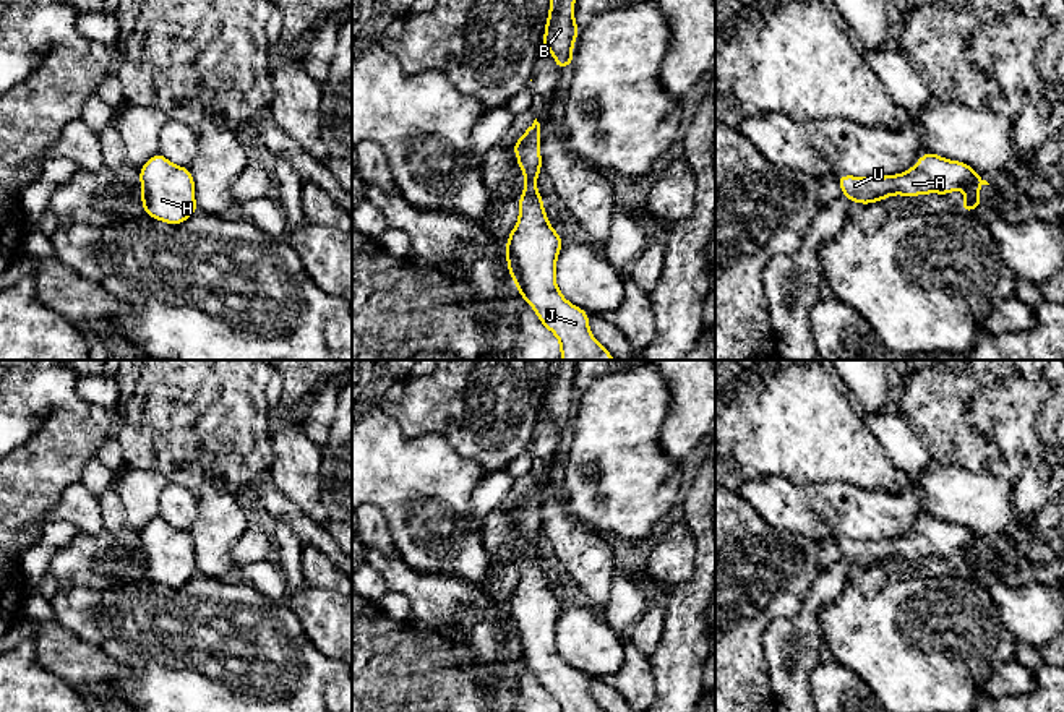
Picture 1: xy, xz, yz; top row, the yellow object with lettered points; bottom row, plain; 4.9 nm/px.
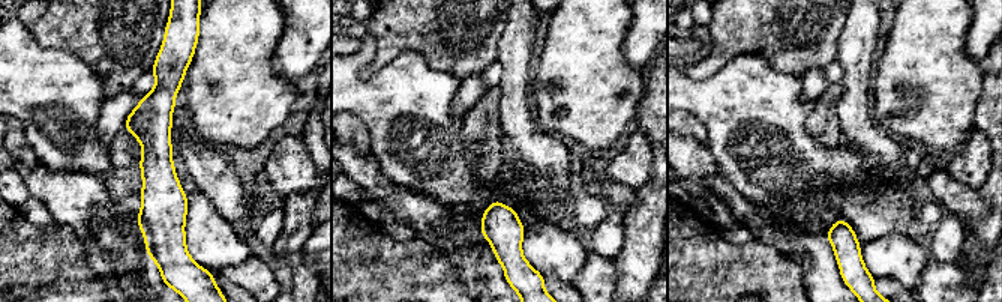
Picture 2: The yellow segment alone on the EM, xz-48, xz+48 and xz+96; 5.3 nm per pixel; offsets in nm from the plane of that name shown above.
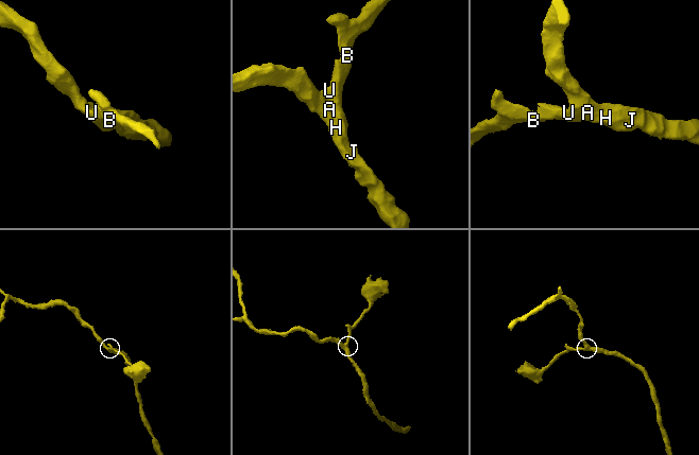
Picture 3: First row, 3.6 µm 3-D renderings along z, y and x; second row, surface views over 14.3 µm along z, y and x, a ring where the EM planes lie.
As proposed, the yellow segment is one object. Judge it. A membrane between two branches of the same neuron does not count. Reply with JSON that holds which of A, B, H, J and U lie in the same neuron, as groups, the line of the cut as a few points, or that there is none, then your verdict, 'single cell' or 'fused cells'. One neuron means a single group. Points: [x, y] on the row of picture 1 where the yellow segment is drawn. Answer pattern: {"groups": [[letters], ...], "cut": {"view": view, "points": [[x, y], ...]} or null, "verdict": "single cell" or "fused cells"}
{"groups": [["A", "B", "H", "J", "U"]], "cut": null, "verdict": "single cell"}

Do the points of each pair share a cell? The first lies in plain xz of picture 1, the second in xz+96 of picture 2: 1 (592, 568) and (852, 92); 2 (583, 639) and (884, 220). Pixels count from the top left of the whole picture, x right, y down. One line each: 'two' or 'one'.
1: one
2: two

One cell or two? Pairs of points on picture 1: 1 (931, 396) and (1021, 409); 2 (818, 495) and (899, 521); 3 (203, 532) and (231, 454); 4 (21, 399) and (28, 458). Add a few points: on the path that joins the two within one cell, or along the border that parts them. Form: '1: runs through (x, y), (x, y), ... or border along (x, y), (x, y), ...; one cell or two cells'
1: runs through (954, 396), (970, 393), (978, 399), (998, 399); one cell
2: runs through (837, 510), (879, 516); one cell
3: border along (200, 482), (213, 480), (245, 511); two cells
4: border along (51, 412), (17, 448); two cells

